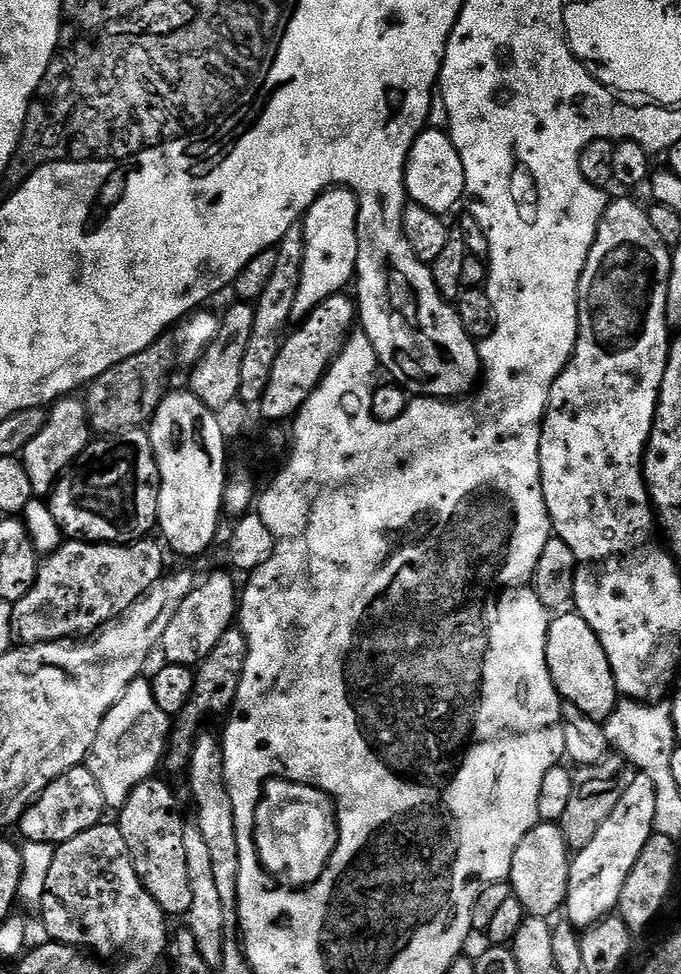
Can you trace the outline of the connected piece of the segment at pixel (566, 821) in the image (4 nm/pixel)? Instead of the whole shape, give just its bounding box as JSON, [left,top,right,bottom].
[559,754,638,846]

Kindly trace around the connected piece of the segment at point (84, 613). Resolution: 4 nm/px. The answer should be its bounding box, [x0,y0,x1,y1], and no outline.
[12,538,165,646]

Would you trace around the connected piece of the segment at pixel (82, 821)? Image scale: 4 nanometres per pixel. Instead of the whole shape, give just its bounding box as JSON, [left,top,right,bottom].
[18,766,106,846]

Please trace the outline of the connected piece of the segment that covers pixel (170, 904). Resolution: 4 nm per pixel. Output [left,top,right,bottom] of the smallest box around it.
[118,778,194,917]

